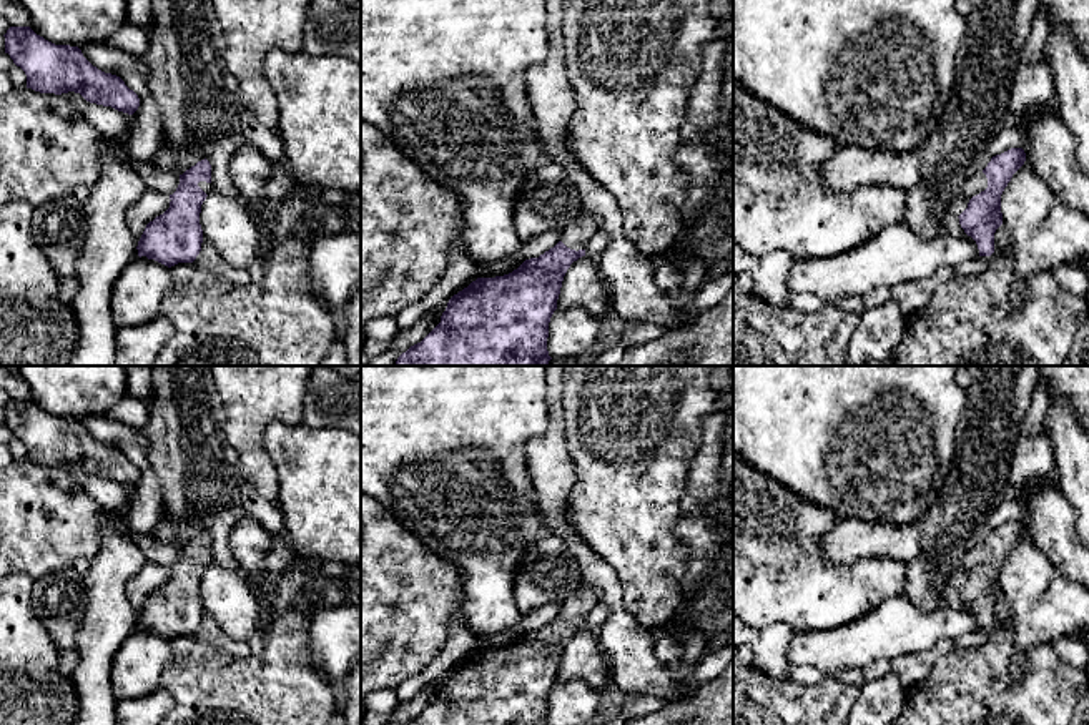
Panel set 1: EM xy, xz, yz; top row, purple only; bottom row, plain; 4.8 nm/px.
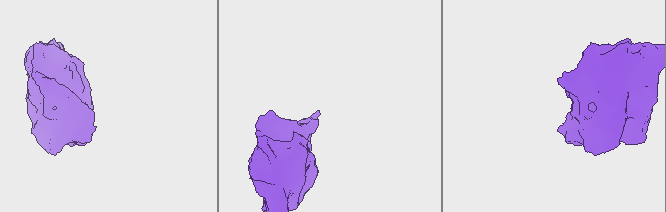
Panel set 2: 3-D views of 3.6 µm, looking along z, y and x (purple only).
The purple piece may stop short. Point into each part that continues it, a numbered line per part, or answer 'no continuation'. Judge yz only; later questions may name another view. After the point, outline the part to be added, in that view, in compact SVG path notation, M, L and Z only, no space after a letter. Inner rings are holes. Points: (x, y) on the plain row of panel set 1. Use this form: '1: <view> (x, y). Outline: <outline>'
1: yz (976, 556). Outline: M981 544L978 547L971 547L969 552L963 557L961 565L956 570L971 572L988 560L988 550Z

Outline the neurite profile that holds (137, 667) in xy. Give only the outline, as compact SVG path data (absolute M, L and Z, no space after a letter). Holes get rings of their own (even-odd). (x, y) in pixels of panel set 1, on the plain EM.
M135 630L118 649L111 663L111 690L116 700L141 698L160 688L160 678L171 662L171 642L155 632Z

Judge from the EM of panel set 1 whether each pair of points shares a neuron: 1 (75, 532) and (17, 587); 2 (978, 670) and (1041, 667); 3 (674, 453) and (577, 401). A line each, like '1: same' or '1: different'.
1: different
2: same
3: same

